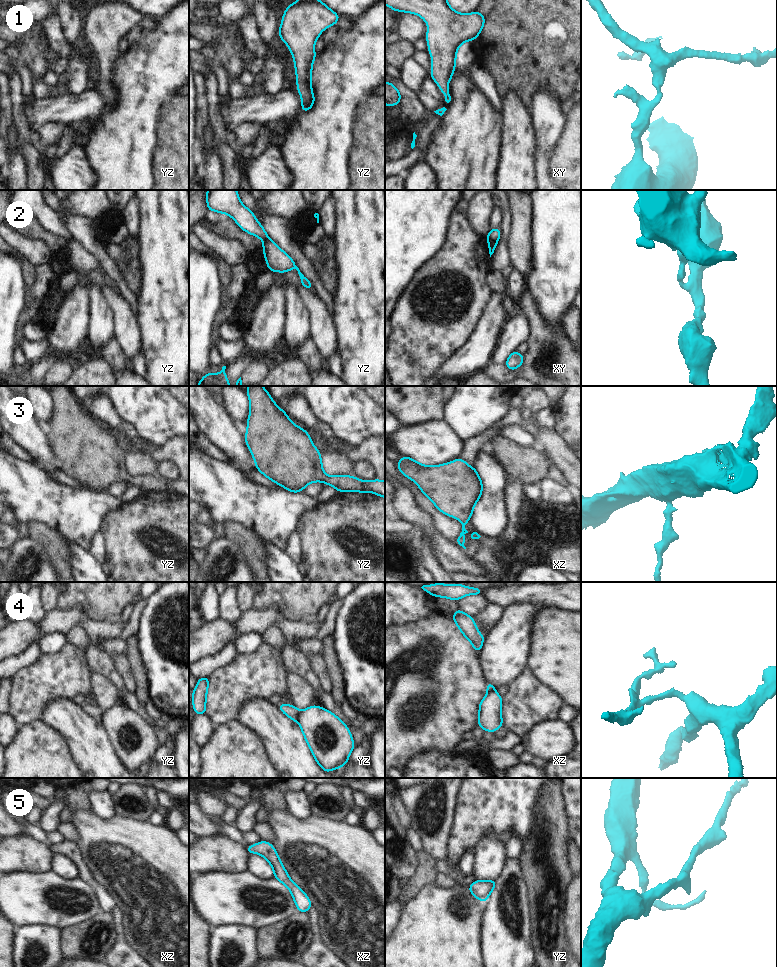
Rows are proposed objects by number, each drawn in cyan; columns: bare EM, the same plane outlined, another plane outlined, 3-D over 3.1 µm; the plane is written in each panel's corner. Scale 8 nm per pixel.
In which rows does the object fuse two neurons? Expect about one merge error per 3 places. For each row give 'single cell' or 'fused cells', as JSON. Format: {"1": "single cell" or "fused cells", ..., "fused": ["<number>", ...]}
{"1": "single cell", "2": "fused cells", "3": "single cell", "4": "fused cells", "5": "single cell", "fused": ["2", "4"]}

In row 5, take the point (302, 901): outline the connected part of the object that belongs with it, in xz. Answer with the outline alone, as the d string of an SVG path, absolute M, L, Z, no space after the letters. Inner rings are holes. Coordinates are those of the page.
M261 841L251 846L245 846L245 848L249 854L257 853L268 860L274 871L274 878L290 890L298 912L308 912L312 907L309 897L290 879L273 845L269 842Z

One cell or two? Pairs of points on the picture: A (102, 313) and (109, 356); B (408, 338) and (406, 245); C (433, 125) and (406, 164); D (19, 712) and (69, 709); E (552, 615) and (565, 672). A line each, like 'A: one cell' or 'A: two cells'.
A: two cells
B: two cells
C: one cell
D: two cells
E: one cell

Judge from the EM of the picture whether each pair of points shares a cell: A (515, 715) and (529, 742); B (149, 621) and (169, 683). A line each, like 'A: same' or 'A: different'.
A: different
B: same

